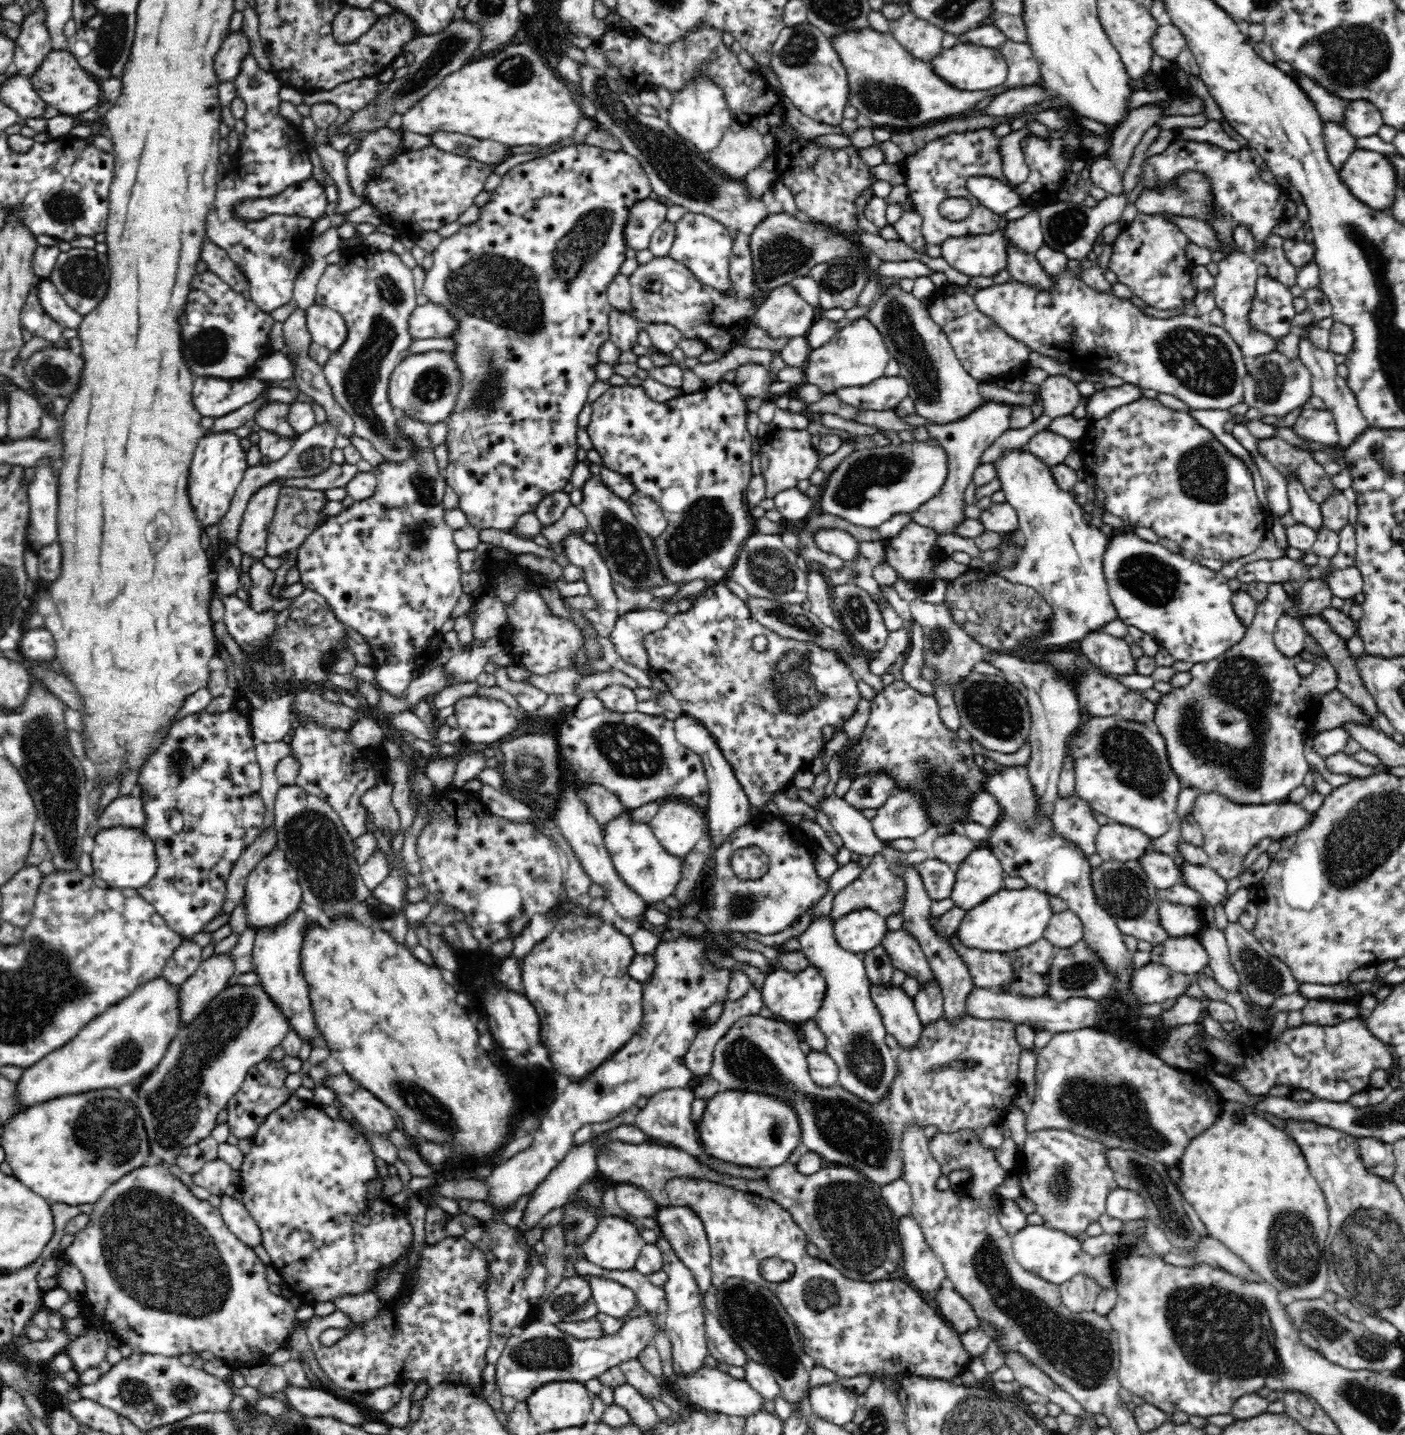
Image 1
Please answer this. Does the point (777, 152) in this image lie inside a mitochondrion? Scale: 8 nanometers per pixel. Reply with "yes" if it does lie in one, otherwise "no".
no

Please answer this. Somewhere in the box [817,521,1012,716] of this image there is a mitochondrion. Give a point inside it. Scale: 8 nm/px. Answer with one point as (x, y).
(853, 607)

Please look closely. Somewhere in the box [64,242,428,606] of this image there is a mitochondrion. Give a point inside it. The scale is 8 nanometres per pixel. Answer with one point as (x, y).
(360, 377)

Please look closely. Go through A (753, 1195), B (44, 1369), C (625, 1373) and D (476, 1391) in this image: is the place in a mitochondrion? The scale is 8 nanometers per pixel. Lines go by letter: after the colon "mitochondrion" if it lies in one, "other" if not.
A: other
B: other
C: other
D: other

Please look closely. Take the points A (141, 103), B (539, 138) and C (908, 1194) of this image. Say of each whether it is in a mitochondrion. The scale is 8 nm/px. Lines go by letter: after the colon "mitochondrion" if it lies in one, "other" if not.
A: other
B: other
C: other

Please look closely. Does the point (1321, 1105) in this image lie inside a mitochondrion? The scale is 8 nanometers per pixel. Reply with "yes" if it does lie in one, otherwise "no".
no

